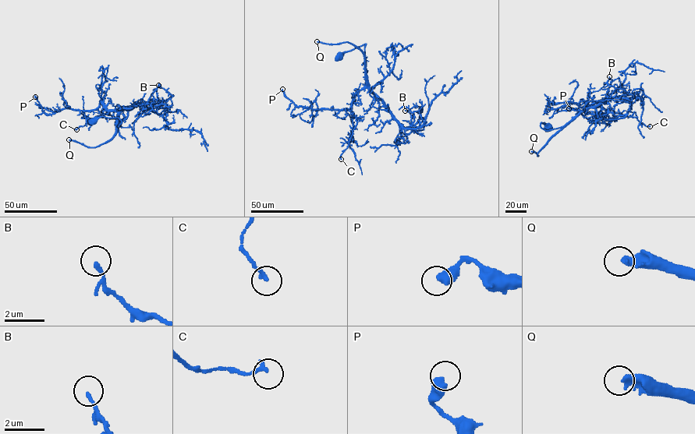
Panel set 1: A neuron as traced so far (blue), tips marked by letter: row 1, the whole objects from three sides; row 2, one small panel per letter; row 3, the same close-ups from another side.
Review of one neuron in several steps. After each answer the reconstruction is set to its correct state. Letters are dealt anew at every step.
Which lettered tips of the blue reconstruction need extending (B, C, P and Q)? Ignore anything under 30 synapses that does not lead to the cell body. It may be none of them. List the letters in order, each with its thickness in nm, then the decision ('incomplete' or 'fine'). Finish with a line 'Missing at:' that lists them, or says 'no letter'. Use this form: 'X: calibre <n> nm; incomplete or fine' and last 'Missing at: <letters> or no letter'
B: calibre 170 nm; fine
C: calibre 200 nm; fine
P: calibre 480 nm; fine
Q: calibre 360 nm; incomplete
Missing at: Q

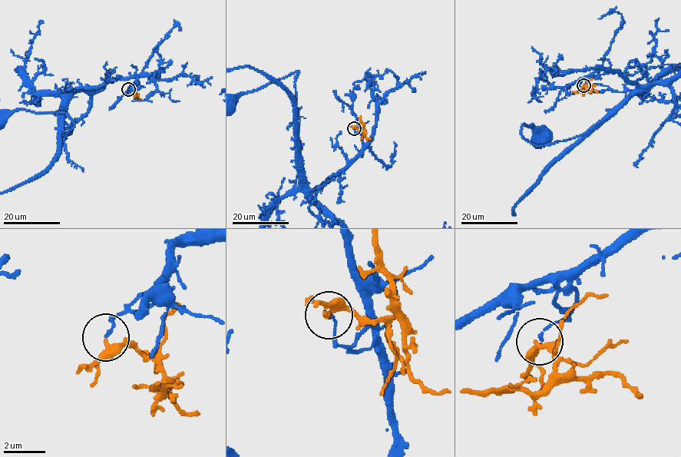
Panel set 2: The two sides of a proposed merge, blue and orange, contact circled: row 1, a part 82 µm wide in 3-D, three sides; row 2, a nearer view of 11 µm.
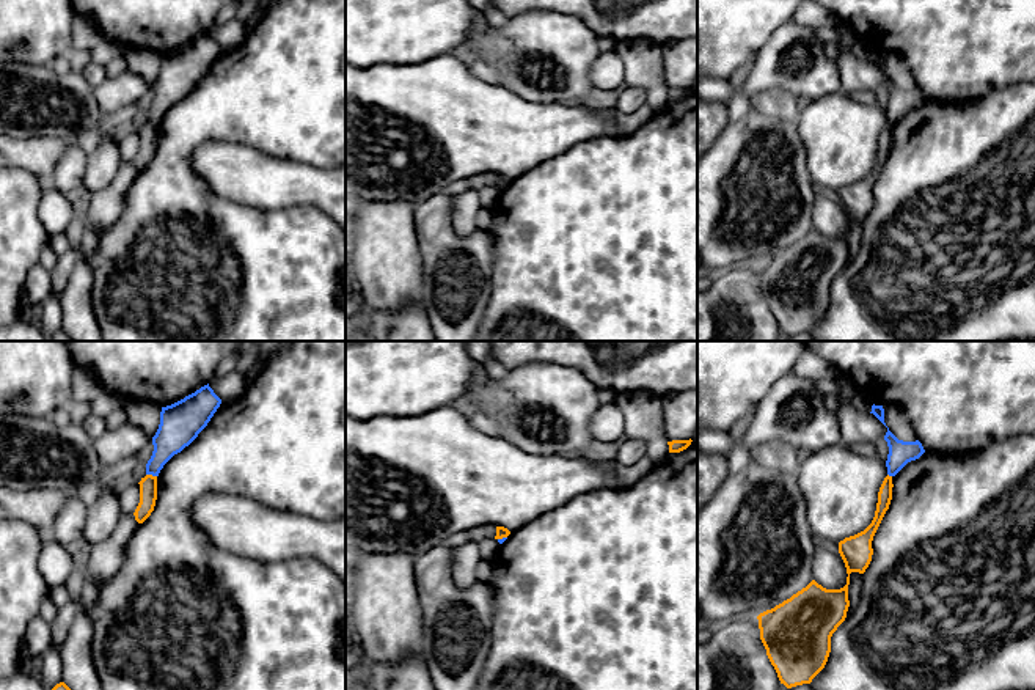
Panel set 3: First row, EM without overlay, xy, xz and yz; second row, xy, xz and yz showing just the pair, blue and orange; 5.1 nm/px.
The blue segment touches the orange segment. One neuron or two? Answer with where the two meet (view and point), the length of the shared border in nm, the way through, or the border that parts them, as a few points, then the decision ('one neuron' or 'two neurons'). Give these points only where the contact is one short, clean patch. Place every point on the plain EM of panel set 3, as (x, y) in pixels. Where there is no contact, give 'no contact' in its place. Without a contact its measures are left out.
xy (151, 121) | 60 nm | along xy (146, 121), (156, 124) | two neurons

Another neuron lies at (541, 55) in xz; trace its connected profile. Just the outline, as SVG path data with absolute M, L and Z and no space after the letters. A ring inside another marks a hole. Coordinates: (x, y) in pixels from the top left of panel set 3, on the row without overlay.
M526 11L507 17L503 27L481 22L468 39L465 57L490 64L499 85L531 102L583 101L594 88L591 66L598 58L600 36L573 16L553 11Z

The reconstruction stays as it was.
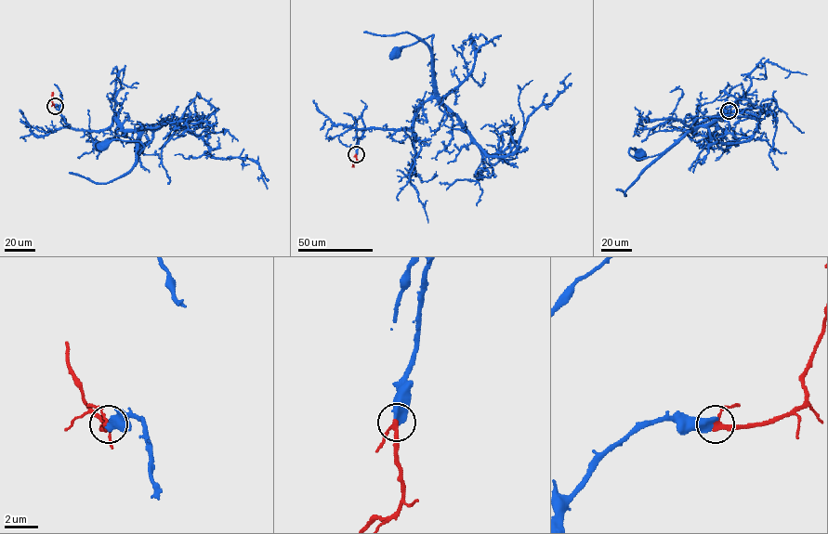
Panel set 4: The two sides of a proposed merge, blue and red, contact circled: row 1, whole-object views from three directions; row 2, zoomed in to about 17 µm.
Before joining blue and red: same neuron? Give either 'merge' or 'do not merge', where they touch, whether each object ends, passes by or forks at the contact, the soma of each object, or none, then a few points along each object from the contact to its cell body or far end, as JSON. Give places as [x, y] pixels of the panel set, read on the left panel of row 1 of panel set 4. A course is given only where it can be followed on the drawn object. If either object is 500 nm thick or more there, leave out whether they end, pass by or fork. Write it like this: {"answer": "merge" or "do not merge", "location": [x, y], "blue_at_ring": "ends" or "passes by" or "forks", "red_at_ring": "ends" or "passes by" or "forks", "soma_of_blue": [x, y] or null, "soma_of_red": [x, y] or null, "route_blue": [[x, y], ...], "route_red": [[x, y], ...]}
{"answer": "merge", "location": [55, 106], "soma_of_blue": [103, 145], "soma_of_red": null, "route_blue": [[55, 106], [71, 128], [105, 130], [115, 119], [138, 132], [139, 153], [143, 148], [120, 139], [104, 146]], "route_red": [[55, 106], [51, 100], [53, 93]]}

